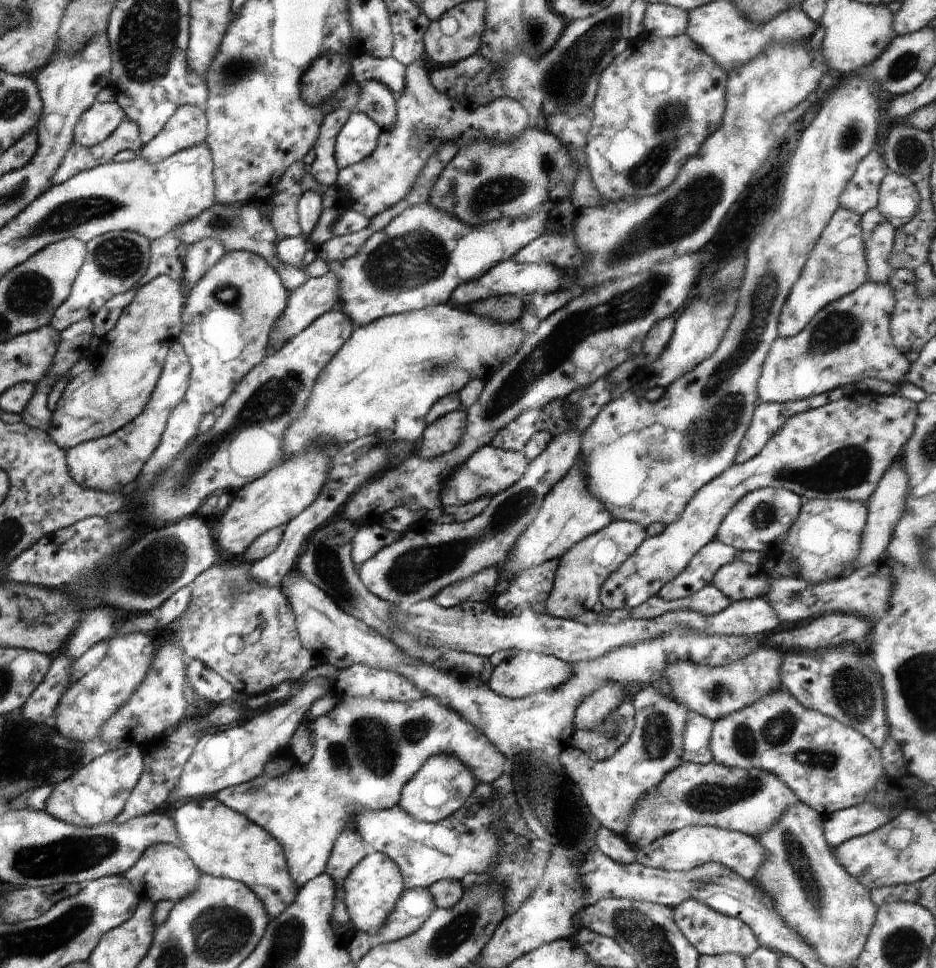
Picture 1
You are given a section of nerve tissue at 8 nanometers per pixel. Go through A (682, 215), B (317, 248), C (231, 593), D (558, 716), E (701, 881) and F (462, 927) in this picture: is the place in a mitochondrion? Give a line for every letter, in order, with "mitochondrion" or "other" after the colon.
A: mitochondrion
B: other
C: mitochondrion
D: other
E: mitochondrion
F: mitochondrion

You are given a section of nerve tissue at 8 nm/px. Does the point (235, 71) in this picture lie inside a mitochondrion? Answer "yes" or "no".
yes

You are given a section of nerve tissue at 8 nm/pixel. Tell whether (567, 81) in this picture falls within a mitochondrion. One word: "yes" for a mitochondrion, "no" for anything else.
yes

